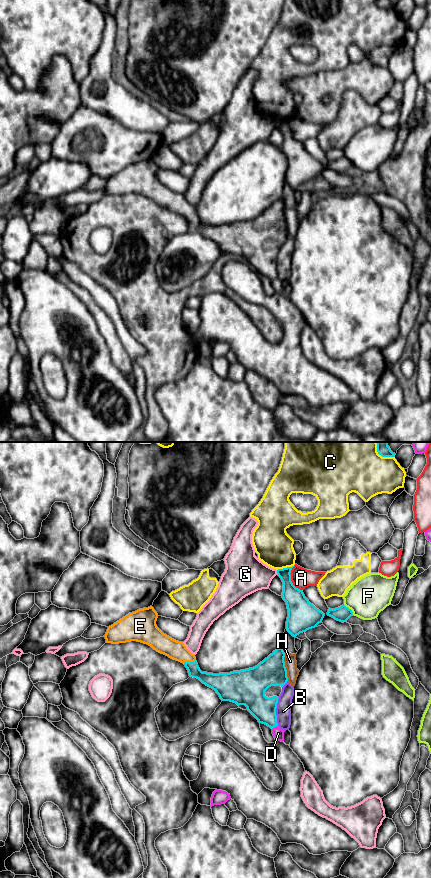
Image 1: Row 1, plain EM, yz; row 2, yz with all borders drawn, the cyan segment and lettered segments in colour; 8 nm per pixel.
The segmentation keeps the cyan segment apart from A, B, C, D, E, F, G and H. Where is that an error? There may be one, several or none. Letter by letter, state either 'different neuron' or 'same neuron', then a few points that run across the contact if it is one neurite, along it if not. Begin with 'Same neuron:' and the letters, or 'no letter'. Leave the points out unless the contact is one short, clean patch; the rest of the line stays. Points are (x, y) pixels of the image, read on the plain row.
Same neuron: E
A: different neuron
B: different neuron
C: different neuron
D: different neuron
E: same neuron
F: different neuron
G: different neuron
H: different neuron

